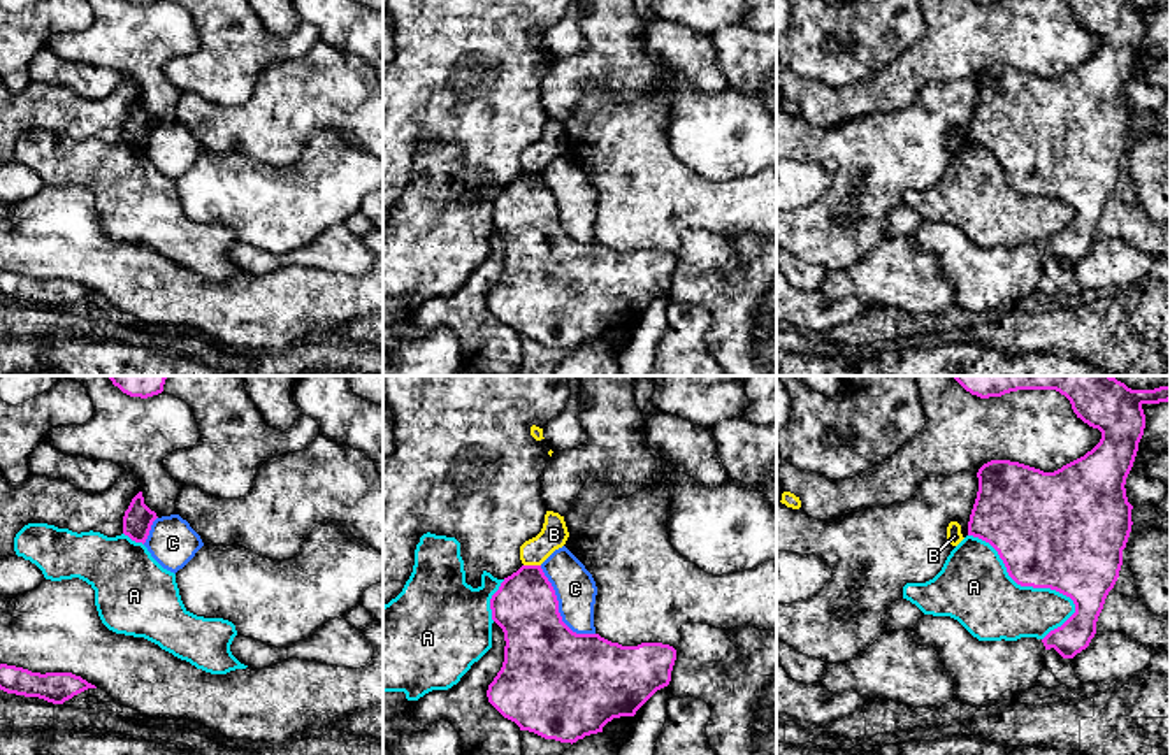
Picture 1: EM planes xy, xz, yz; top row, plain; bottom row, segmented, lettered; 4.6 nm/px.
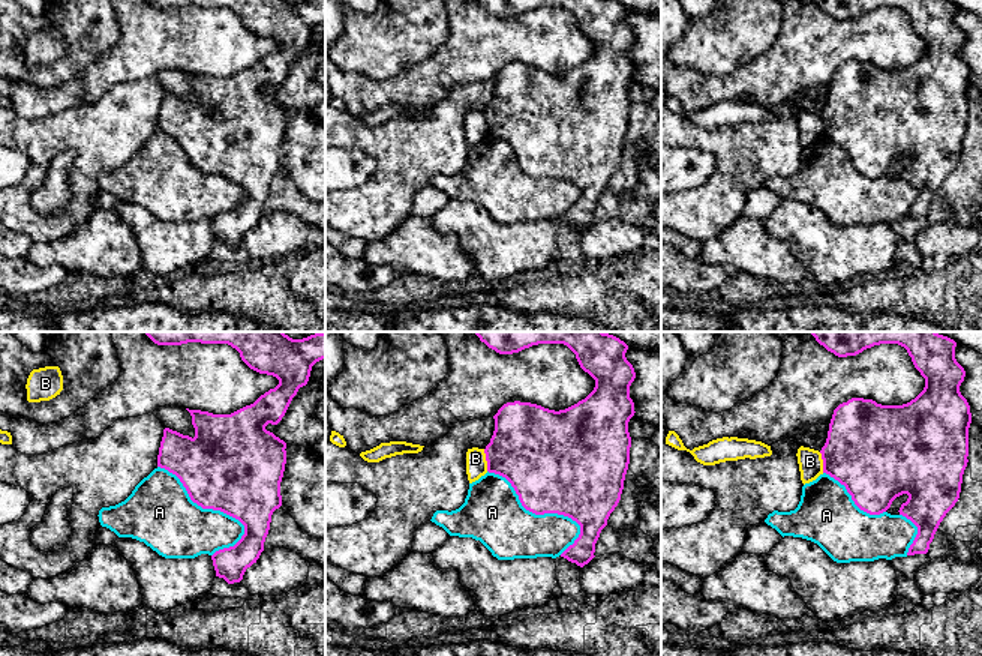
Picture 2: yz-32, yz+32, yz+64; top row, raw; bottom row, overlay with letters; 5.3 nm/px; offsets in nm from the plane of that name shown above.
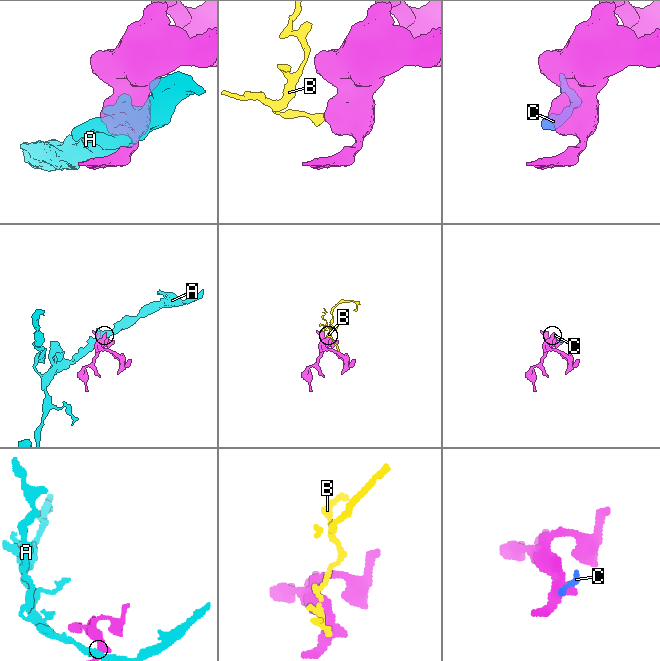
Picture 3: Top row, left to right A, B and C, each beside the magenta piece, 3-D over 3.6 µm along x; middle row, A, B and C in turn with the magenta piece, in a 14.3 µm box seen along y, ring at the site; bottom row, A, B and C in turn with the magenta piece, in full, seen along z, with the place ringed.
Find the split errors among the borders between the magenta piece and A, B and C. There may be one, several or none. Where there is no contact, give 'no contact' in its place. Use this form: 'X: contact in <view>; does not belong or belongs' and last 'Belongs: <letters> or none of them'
A: contact in yz; does not belong
B: contact in xz; does not belong
C: contact in xz; does not belong
Belongs: none of them

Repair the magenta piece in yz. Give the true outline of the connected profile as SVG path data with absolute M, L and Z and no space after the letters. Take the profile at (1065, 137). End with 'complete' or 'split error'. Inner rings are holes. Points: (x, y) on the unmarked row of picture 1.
M1061 0L1077 25L1101 39L1100 49L1084 63L1054 79L991 67L979 79L979 98L968 128L968 142L989 149L1008 183L1021 193L1051 195L1075 211L1075 219L1044 246L1063 265L1086 256L1096 228L1123 172L1123 156L1131 139L1133 112L1126 104L1126 84L1133 74L1145 35L1144 11L1168 9L1170 0Z; complete

